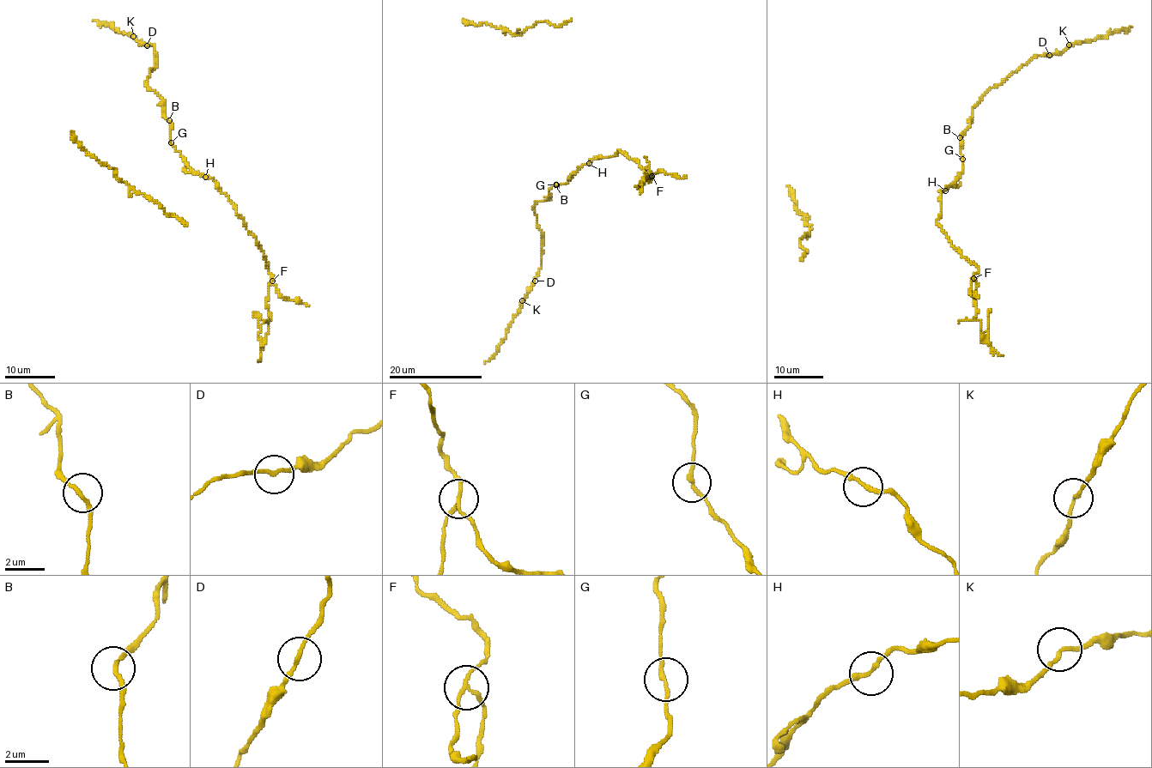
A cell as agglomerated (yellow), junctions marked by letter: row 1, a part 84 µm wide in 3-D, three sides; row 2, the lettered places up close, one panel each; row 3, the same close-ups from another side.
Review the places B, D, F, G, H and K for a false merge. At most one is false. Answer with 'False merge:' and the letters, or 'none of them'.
False merge: F

